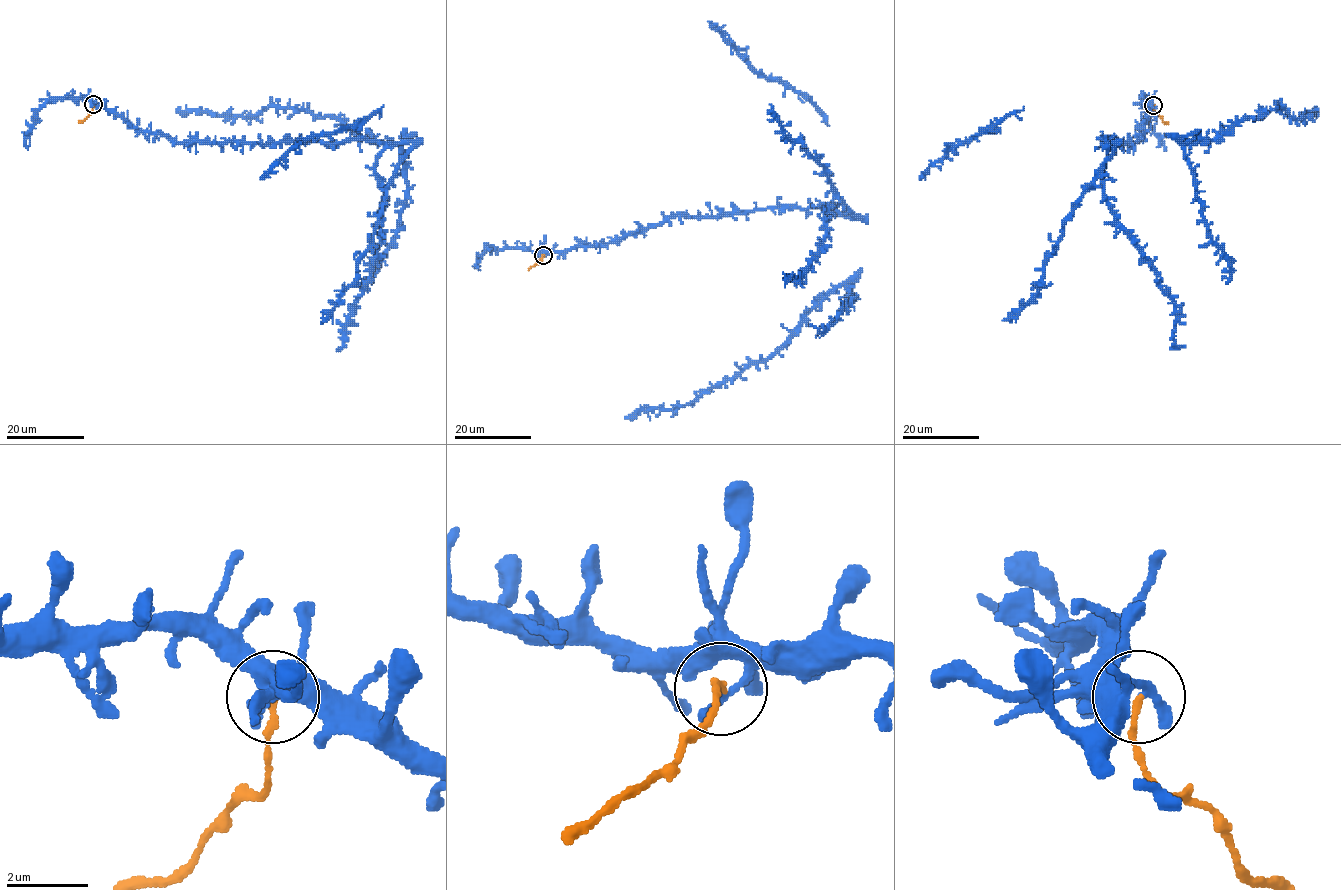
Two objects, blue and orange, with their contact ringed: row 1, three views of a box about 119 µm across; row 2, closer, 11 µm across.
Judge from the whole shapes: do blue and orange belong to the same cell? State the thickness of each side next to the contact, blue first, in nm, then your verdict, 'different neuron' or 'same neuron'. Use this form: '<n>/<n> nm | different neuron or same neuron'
240/140 nm | different neuron

